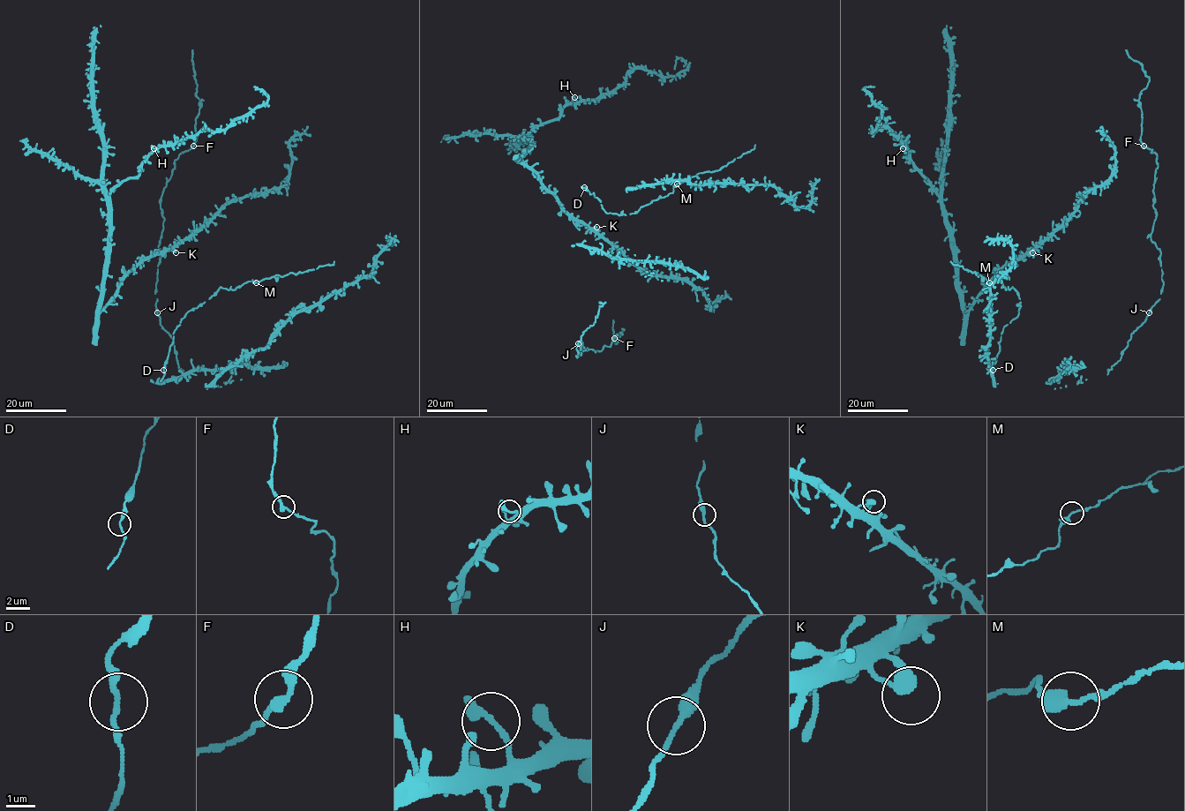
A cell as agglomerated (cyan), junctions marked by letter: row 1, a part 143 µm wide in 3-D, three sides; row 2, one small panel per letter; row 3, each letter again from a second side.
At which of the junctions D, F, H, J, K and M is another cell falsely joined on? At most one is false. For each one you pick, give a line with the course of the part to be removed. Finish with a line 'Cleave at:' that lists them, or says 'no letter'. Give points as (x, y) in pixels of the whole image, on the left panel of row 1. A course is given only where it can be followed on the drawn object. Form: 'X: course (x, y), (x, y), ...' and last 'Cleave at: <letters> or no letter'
Cleave at: no letter

